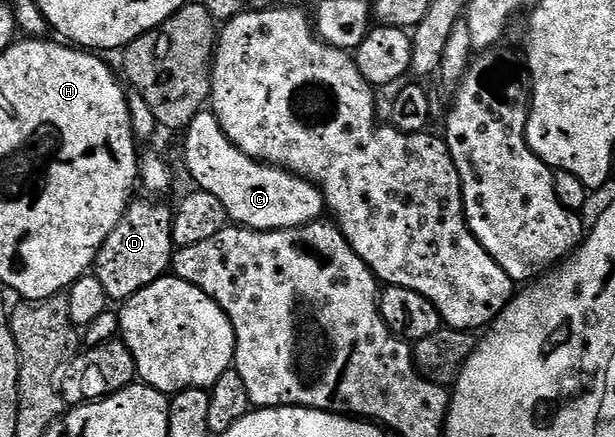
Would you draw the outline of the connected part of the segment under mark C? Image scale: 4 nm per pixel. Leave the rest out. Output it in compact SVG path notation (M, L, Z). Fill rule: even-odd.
M211 110L200 112L190 122L190 126L183 133L184 136L184 164L192 175L192 180L201 192L214 194L222 206L226 206L226 214L233 225L242 228L253 228L259 232L270 230L284 230L312 224L315 220L325 215L326 205L320 188L304 176L298 176L295 172L288 172L284 168L278 168L274 164L265 164L262 160L250 158L242 150L230 142L218 122L218 118Z

